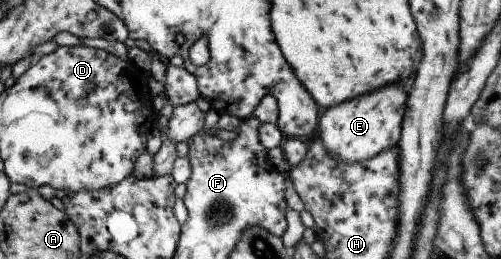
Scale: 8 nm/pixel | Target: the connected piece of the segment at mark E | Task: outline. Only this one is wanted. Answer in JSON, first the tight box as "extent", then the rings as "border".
{"extent":[318,85,405,163],"border":[[[388,85],[360,99],[324,109],[320,115],[318,137],[329,154],[338,156],[344,163],[364,162],[399,142],[401,123],[405,111],[404,93],[400,85]]]}

